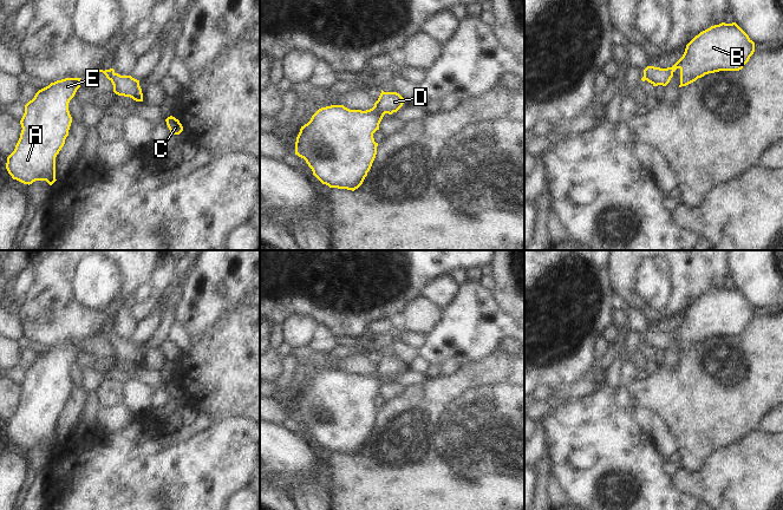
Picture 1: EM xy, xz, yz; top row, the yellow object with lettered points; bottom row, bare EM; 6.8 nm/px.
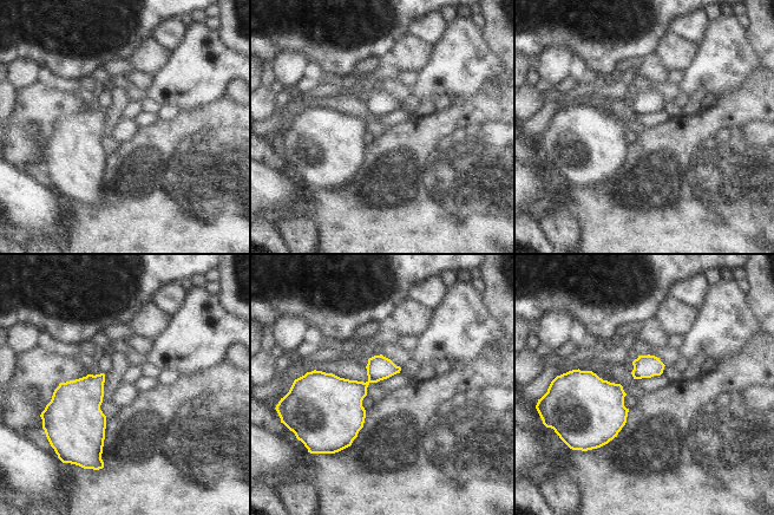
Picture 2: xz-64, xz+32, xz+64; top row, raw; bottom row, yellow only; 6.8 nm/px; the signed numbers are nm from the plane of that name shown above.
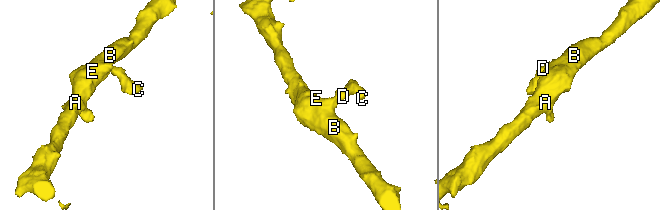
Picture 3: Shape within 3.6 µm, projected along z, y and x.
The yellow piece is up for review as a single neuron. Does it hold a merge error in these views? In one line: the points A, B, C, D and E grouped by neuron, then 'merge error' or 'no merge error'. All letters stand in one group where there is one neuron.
A B C D E; no merge error

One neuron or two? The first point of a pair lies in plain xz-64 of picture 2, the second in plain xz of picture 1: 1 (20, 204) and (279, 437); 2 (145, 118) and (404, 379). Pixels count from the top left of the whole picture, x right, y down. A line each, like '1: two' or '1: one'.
1: one
2: one

